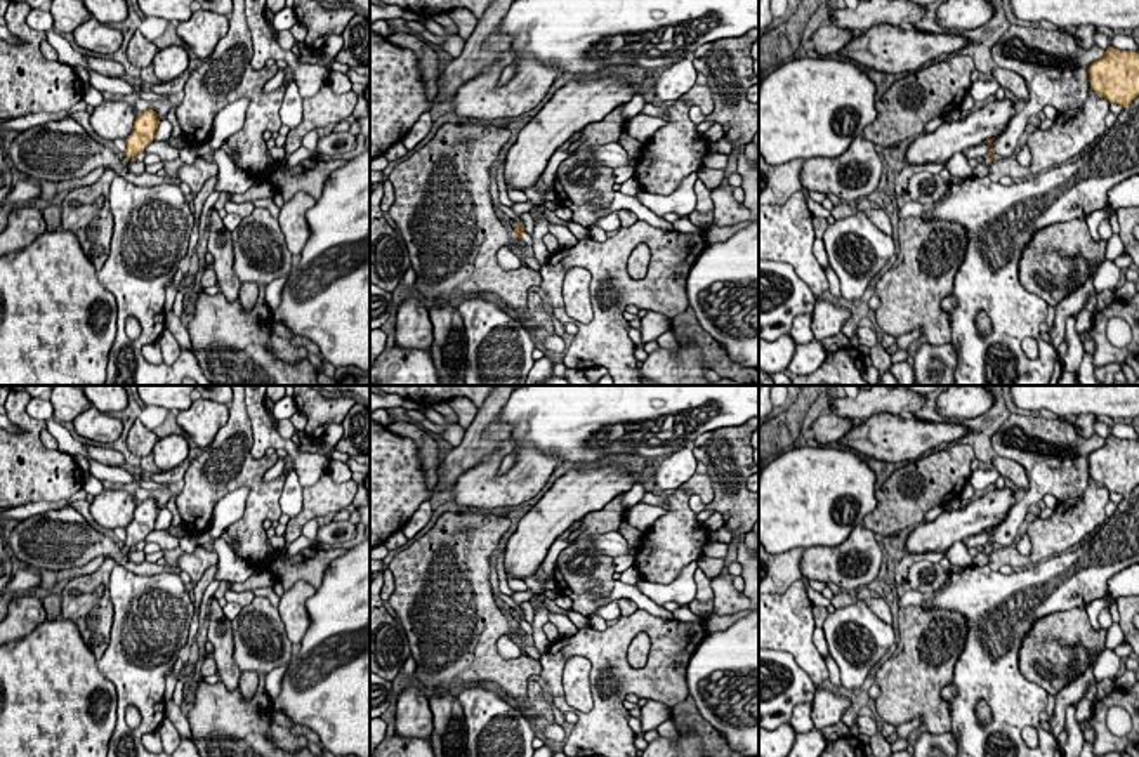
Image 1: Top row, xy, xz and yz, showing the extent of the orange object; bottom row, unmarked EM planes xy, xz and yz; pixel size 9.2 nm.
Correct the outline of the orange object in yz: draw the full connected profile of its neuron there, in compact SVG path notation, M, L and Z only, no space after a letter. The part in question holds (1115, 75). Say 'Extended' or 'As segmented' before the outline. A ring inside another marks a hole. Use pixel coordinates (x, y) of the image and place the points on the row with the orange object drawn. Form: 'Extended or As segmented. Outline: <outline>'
As segmented. Outline: M1108 47L1089 68L1090 90L1109 102L1129 106L1139 97L1139 52Z

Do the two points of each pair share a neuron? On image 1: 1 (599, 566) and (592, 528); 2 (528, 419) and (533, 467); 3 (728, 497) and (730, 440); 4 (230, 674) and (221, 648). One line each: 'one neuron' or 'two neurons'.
1: one neuron
2: two neurons
3: one neuron
4: one neuron

